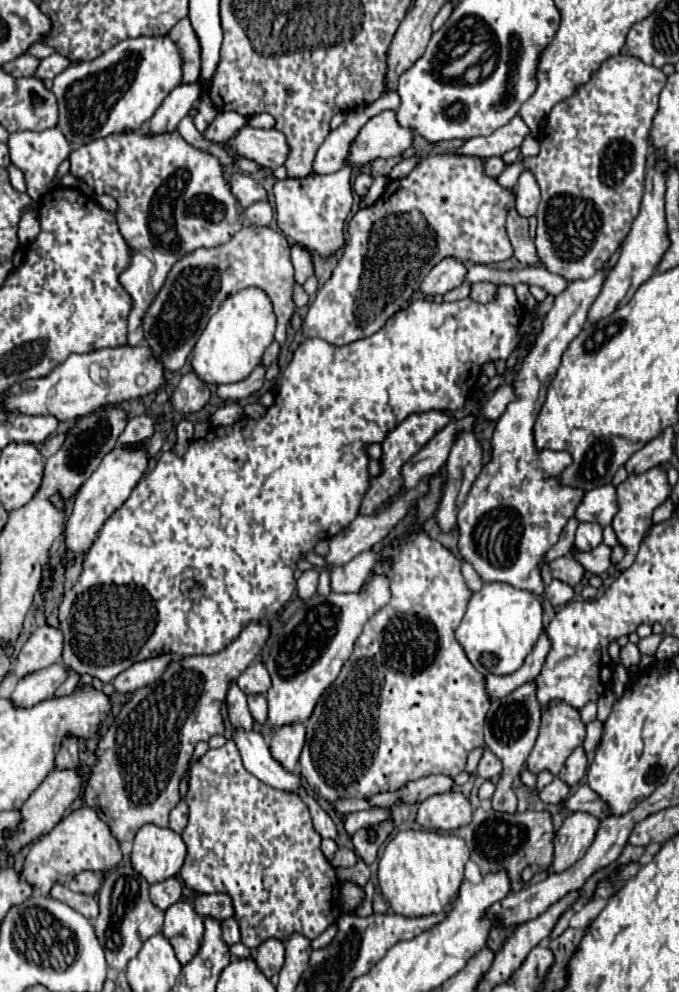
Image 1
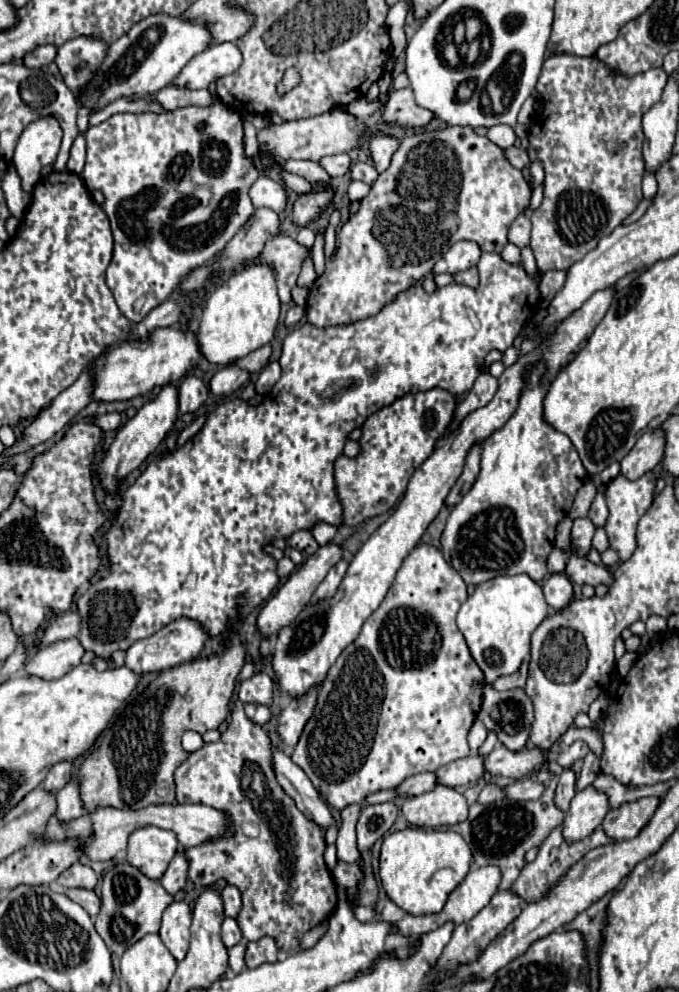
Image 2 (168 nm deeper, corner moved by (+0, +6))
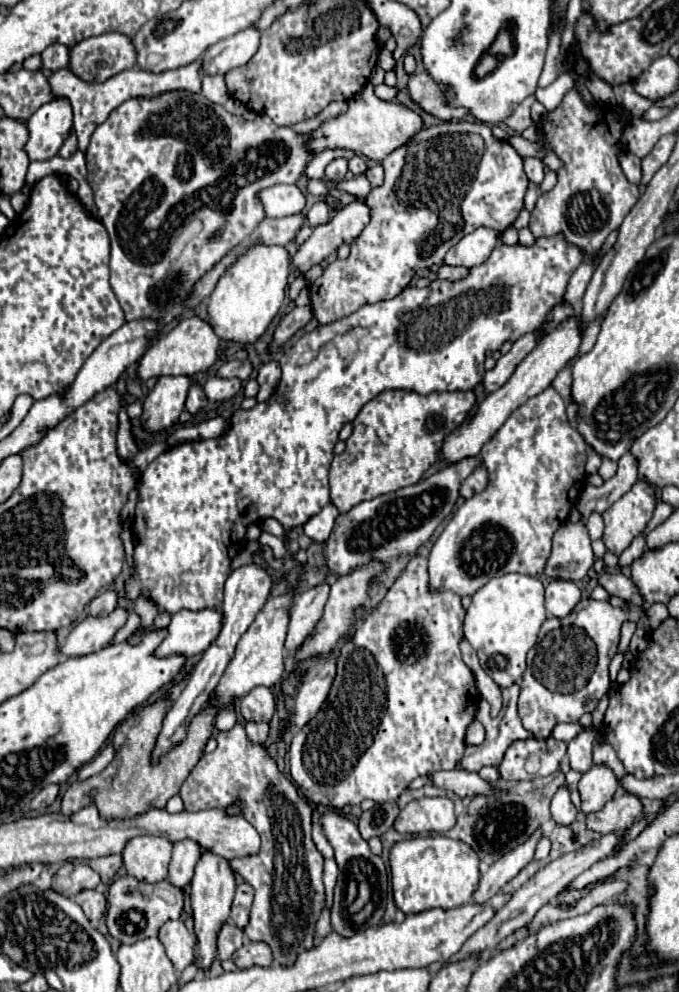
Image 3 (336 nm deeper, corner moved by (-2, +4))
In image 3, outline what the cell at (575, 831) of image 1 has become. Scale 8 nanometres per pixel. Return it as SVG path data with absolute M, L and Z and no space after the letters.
M592 766L586 774L582 774L582 780L578 782L578 792L582 796L582 814L596 814L600 812L606 802L614 796L618 788L618 778L614 772L606 766Z

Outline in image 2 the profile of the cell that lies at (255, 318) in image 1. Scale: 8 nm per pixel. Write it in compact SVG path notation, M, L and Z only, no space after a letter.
M252 264L232 274L206 298L198 330L200 350L204 358L212 364L230 364L268 344L274 338L278 316L280 298L276 290L276 272L268 264Z

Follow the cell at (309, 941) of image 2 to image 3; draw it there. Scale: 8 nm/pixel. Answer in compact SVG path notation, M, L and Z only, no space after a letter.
M325 906L321 912L320 920L318 920L318 924L316 924L316 936L318 938L324 938L324 936L328 936L332 932L332 926L330 926L330 911Z

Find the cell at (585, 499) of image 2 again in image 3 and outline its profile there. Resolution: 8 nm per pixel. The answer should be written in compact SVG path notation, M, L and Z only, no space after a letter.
M624 454L624 458L618 462L616 474L609 480L605 481L600 487L586 484L584 490L580 492L578 498L578 512L588 518L592 512L602 514L616 500L624 496L638 480L638 462L634 454Z

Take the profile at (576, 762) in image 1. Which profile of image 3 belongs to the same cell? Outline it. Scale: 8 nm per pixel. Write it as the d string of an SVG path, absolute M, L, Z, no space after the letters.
M562 786L562 788L554 794L550 810L552 810L552 820L554 820L556 824L562 824L562 826L564 826L564 824L570 824L570 822L576 820L578 810L576 810L576 806L572 804L572 800L570 800L570 790L568 790L566 786Z

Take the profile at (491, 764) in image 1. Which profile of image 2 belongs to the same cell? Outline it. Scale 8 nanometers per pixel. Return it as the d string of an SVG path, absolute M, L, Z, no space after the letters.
M496 744L494 750L486 756L486 770L494 776L506 776L506 778L522 778L536 768L540 768L546 762L546 752L538 746L524 746L518 752L508 750L502 744Z

